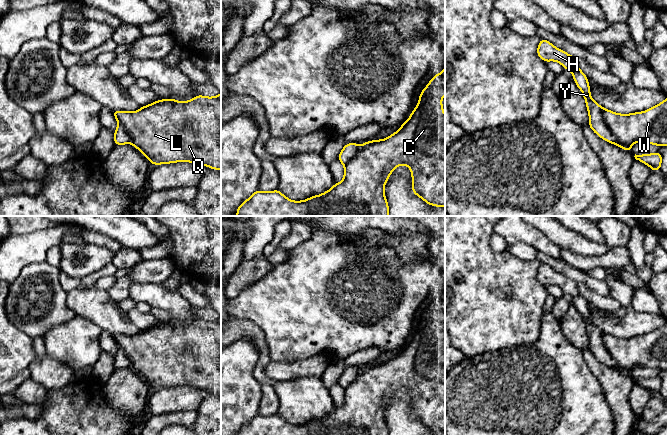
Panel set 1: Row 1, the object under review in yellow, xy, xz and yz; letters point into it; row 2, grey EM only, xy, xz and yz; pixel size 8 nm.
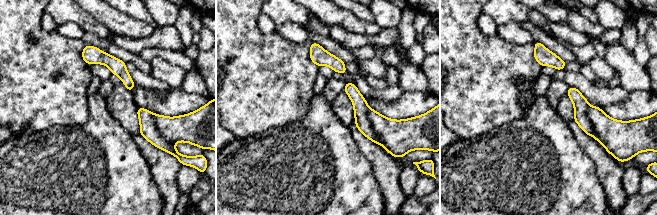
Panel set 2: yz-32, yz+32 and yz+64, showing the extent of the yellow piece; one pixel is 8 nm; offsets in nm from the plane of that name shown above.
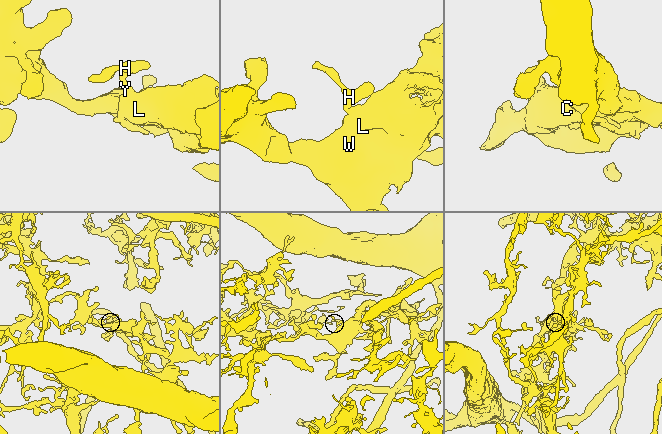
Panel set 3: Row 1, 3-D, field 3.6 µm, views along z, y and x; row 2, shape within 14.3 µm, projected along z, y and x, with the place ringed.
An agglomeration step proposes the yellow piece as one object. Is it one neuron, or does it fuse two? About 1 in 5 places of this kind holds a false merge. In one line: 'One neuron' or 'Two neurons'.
One neuron

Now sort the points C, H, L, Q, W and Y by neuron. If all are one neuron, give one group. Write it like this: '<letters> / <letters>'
C H L Q W Y

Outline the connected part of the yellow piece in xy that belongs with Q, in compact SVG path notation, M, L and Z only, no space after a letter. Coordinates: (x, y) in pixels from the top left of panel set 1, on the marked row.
M221 93L215 97L197 95L180 102L157 100L138 111L112 111L118 121L114 144L131 143L152 165L192 162L221 170Z

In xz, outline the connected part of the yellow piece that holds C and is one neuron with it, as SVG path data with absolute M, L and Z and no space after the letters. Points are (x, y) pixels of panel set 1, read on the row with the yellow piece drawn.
M445 67L429 81L420 93L419 101L409 119L400 129L383 140L372 140L361 146L357 143L345 144L338 160L345 166L344 178L340 183L323 194L303 201L292 201L278 189L264 192L257 190L237 209L237 216L389 216L389 206L385 198L384 186L399 165L407 165L412 174L412 191L427 204L445 207L445 115L442 96L445 95Z

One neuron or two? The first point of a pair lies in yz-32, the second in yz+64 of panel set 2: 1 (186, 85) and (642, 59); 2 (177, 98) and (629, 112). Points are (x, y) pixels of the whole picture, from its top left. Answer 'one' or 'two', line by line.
1: two
2: one

